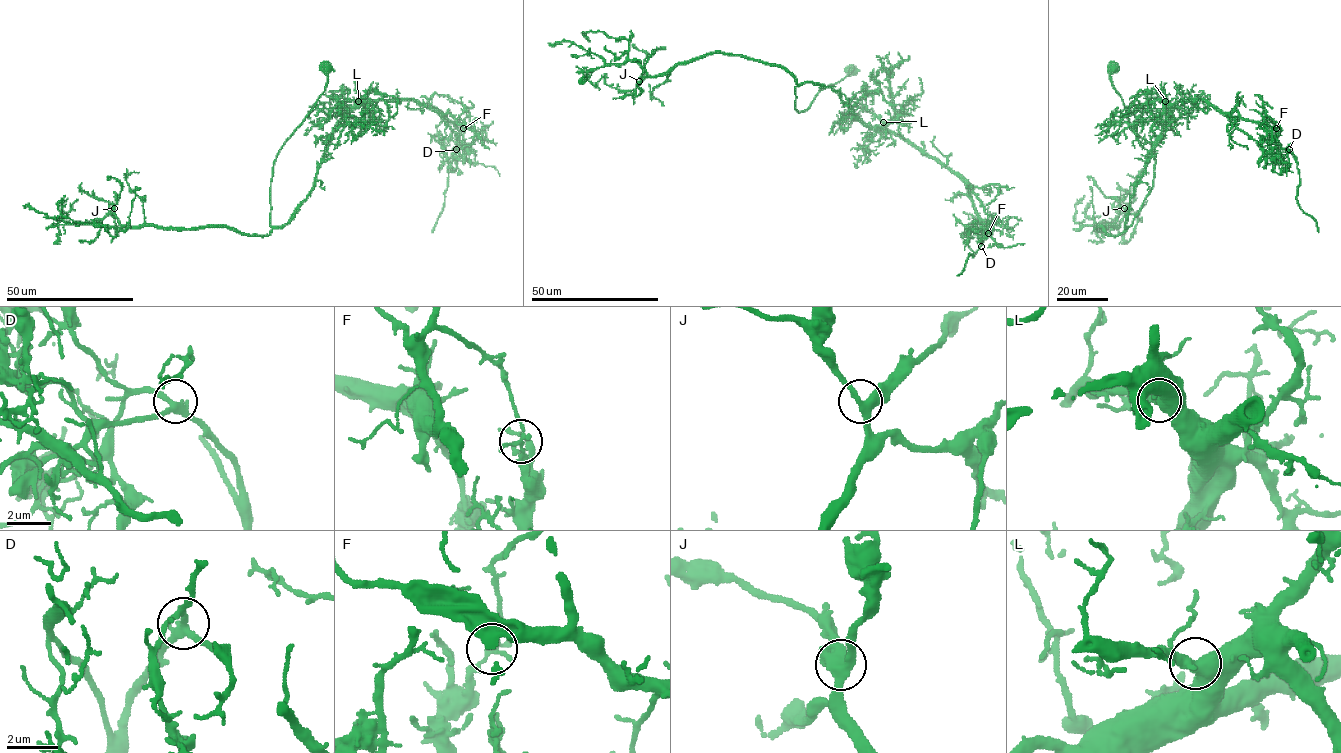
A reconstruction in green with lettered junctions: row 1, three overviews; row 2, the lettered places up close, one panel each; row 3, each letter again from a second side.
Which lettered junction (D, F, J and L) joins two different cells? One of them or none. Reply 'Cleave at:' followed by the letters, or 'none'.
Cleave at: F

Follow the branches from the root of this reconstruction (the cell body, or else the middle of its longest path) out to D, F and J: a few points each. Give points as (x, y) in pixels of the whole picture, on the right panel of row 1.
D: (1114, 67), (1128, 122), (1154, 156), (1153, 187), (1125, 226), (1177, 102), (1206, 101), (1266, 150), (1289, 149)
F: (1114, 67), (1128, 122), (1154, 156), (1153, 187), (1125, 226), (1176, 102), (1265, 126), (1268, 115), (1276, 128)
J: (1114, 67), (1111, 84), (1128, 122), (1153, 150), (1154, 178), (1121, 234), (1096, 228), (1117, 227), (1124, 208)

